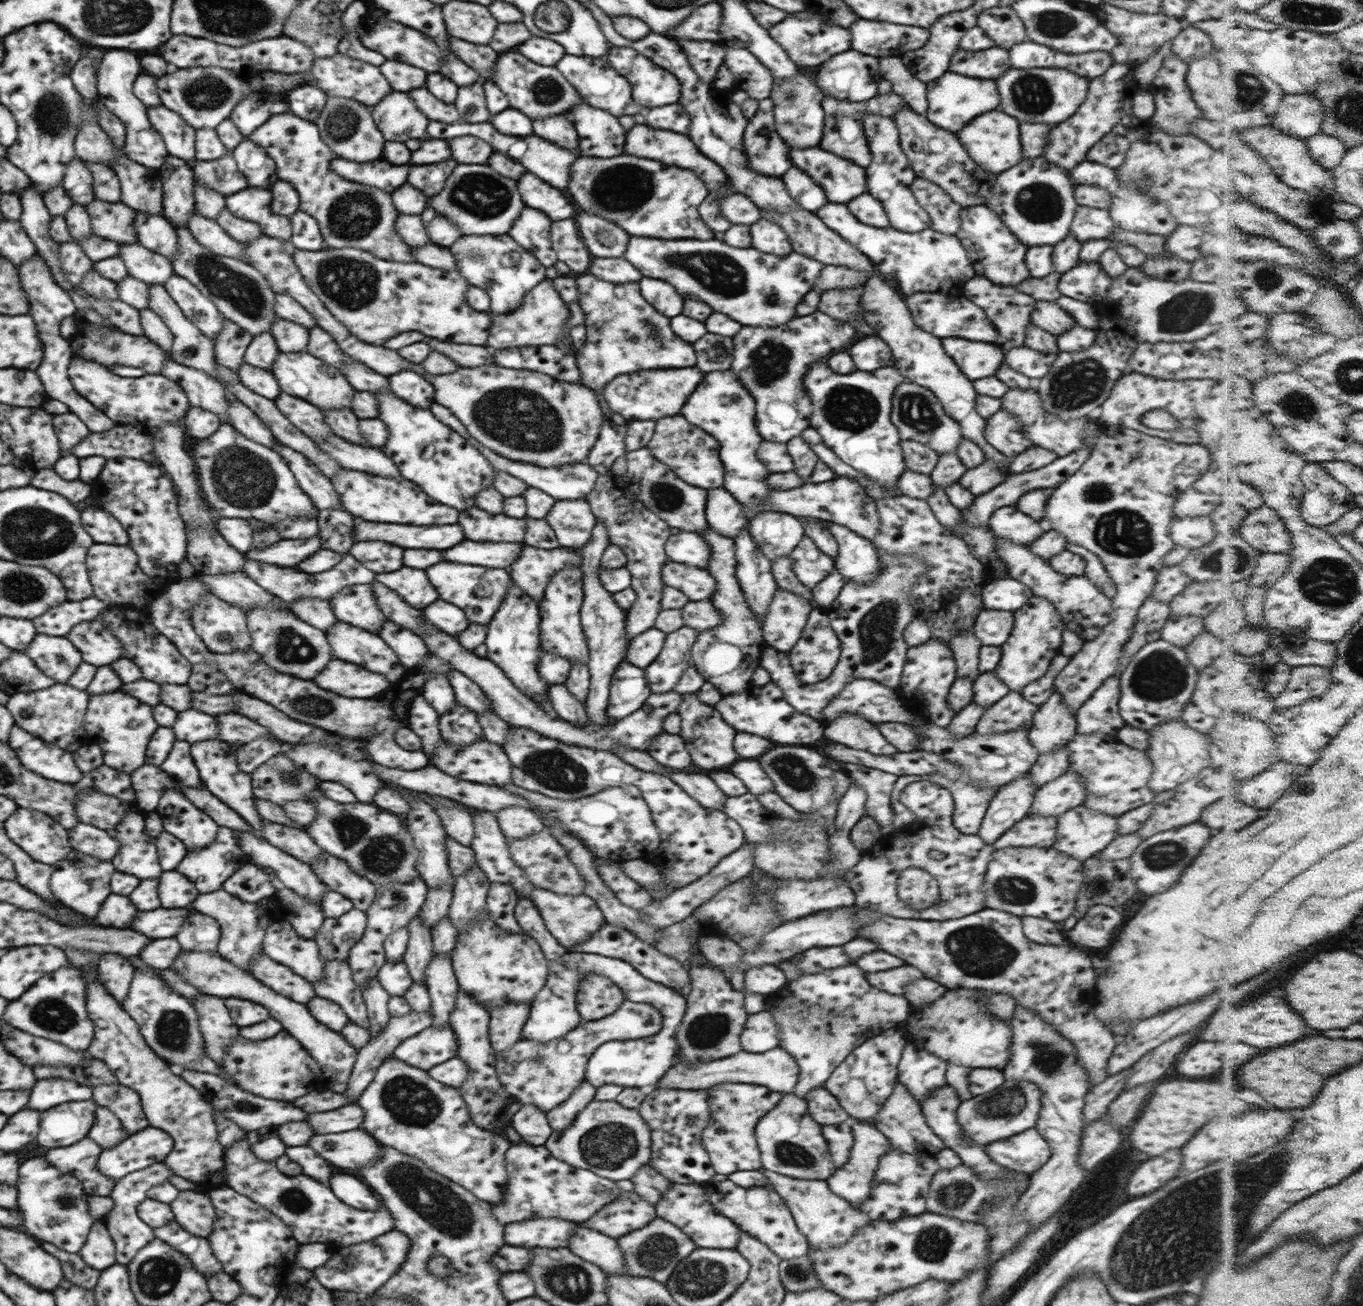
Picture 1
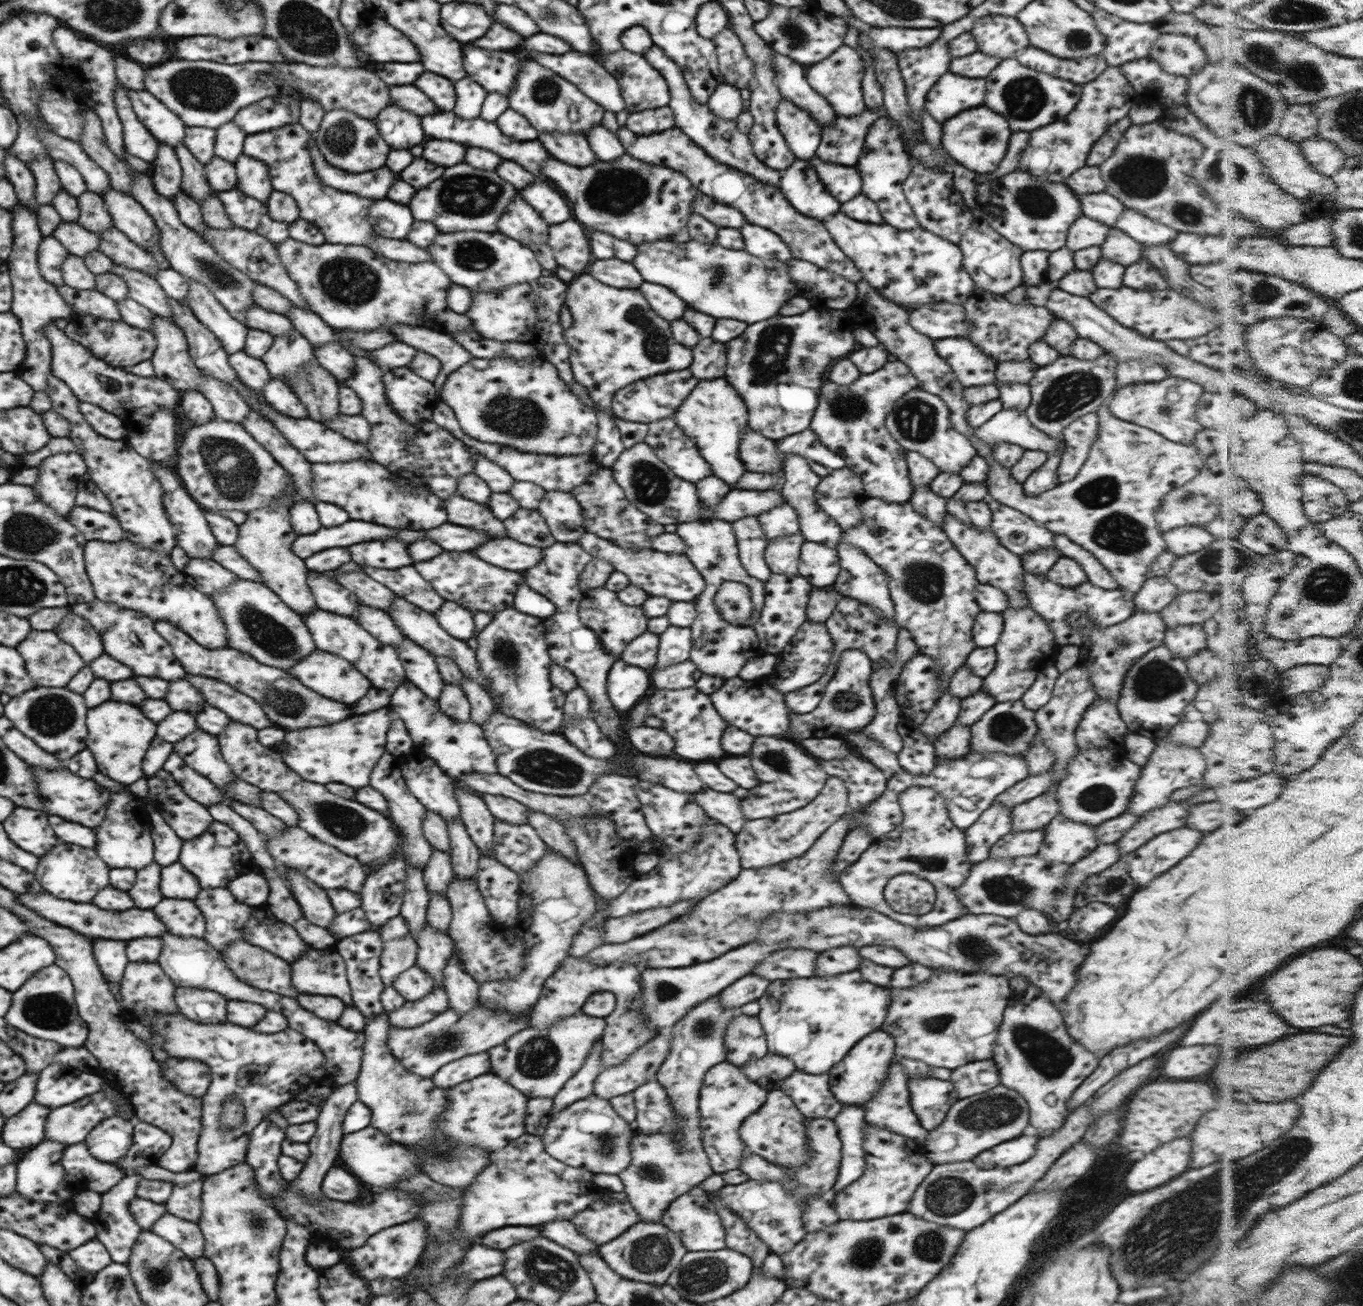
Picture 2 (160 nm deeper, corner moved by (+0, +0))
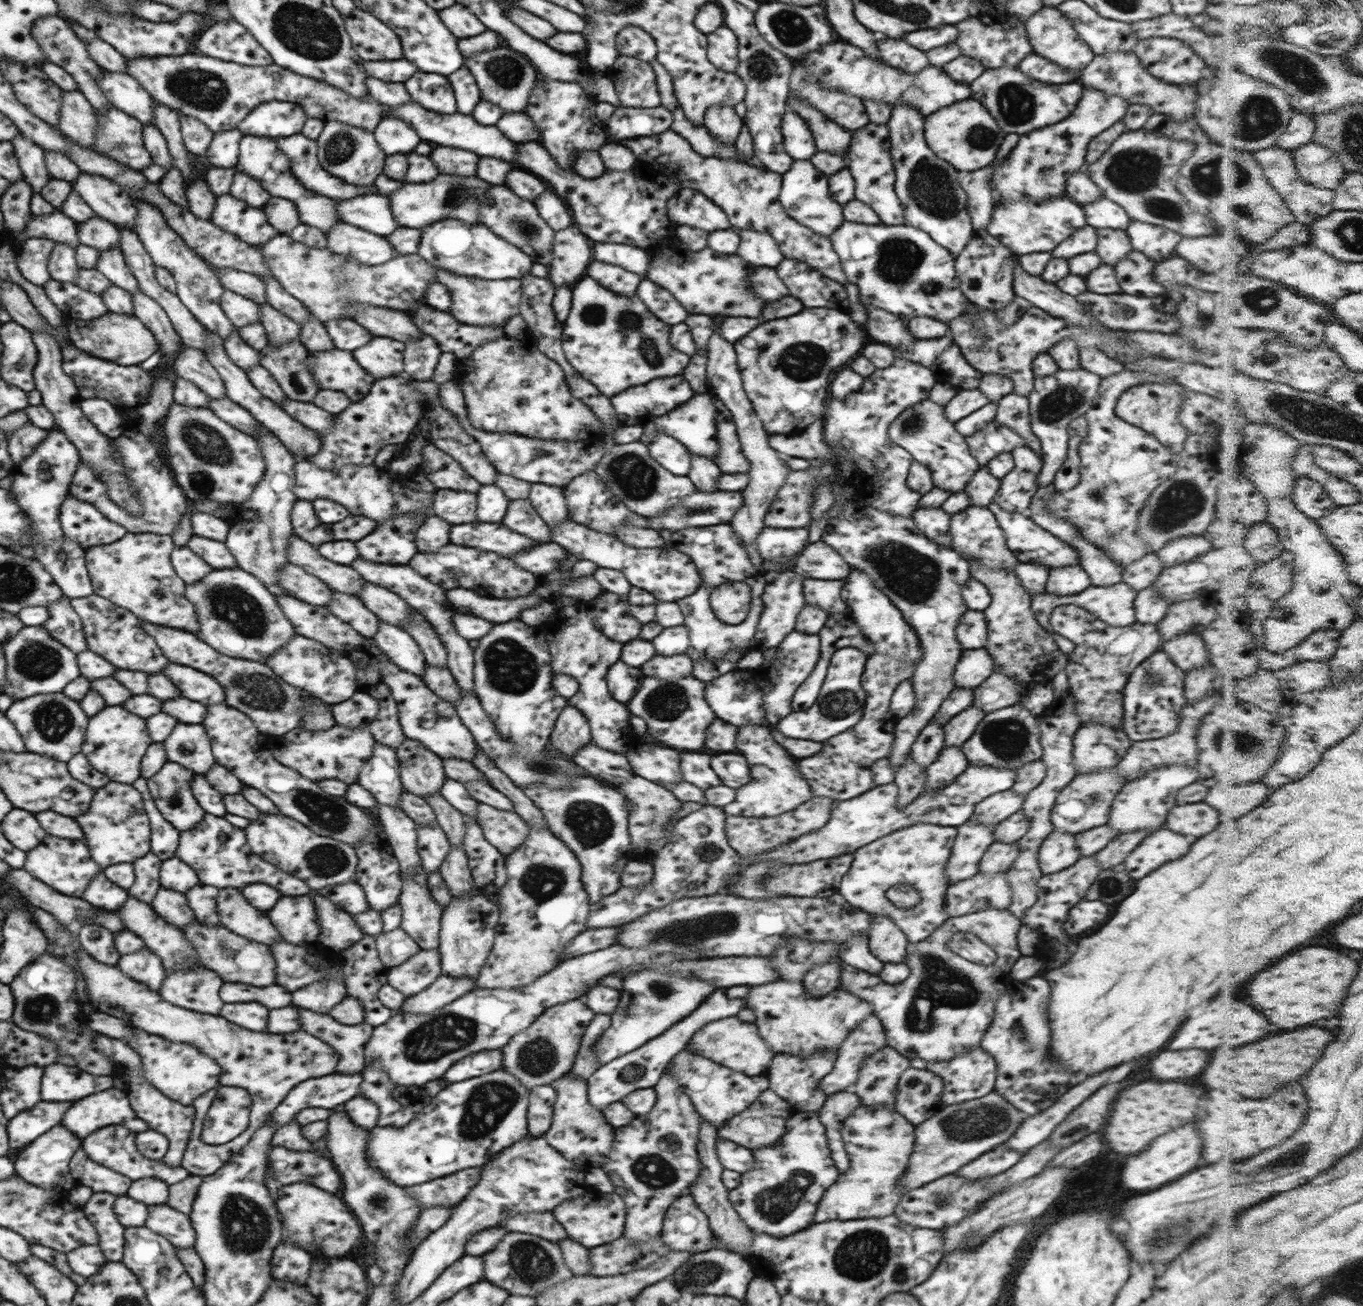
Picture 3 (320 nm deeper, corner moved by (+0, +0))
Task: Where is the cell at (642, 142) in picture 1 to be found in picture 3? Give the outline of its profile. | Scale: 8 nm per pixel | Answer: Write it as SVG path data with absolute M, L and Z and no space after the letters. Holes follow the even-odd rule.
M671 128L655 136L626 139L622 142L638 162L651 166L657 173L672 176L682 184L683 189L701 192L713 204L722 208L734 230L756 230L769 233L779 244L780 252L786 259L799 260L820 270L824 276L846 282L842 274L839 256L836 254L829 237L819 235L806 225L798 223L786 214L780 205L779 192L782 175L767 169L754 168L736 159L714 156L701 156L695 152L688 141Z

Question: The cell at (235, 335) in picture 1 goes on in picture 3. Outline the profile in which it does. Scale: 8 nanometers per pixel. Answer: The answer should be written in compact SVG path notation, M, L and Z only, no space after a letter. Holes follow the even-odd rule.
M134 201L134 207L138 211L136 216L135 233L144 245L145 251L151 256L153 263L157 267L168 270L176 282L176 296L181 303L195 316L195 319L202 323L208 331L221 336L223 340L230 334L238 332L238 327L234 326L227 319L221 307L221 296L225 292L220 282L209 267L209 263L199 257L194 249L191 249L179 237L177 232L169 228L165 218L159 210L152 208L146 202Z

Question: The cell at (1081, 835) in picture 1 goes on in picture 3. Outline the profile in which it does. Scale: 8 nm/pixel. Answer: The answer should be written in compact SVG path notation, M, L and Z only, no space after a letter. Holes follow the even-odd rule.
M1053 830L1039 848L1037 861L1044 875L1060 872L1080 858L1075 834Z

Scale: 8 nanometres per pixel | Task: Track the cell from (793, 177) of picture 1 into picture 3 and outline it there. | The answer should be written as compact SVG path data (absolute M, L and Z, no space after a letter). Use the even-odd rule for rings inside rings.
M793 160L790 170L782 175L781 184L778 201L786 209L786 214L798 223L826 237L830 237L844 223L843 206L831 196L828 177L818 171L810 160Z

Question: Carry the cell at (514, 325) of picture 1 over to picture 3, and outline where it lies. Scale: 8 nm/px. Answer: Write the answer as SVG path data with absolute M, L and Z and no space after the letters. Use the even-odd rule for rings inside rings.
M438 267L435 270L436 281L450 291L449 312L461 323L474 326L494 325L504 328L505 322L520 312L521 280L483 280L472 276L450 274L448 270L440 270Z

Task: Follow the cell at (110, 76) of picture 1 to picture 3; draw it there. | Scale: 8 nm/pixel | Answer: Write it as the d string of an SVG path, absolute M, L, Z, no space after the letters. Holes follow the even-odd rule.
M110 108L105 113L96 113L95 110L95 117L97 120L96 151L98 153L140 172L153 164L150 152L144 147L143 124L139 120L114 108Z

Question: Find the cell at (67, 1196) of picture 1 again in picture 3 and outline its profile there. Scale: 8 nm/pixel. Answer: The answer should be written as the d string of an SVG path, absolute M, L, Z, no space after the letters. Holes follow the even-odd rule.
M58 1124L28 1147L24 1147L24 1150L18 1154L18 1158L14 1160L16 1175L30 1184L45 1188L46 1191L50 1191L51 1195L63 1190L69 1191L75 1185L69 1170L69 1163L81 1145L82 1140L78 1140L76 1134L72 1134L68 1128Z

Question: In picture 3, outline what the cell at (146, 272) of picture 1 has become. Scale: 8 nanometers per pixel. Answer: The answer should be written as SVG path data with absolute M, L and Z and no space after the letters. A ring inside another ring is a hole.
M94 216L82 224L78 223L77 233L79 244L100 252L119 248L120 231L108 220Z

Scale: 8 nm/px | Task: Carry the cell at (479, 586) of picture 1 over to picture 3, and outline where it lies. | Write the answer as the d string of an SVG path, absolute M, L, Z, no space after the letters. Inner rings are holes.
M452 543L430 554L418 552L410 560L410 566L428 580L439 584L444 590L460 587L476 591L485 597L516 598L534 592L537 586L537 575L518 567L508 557Z

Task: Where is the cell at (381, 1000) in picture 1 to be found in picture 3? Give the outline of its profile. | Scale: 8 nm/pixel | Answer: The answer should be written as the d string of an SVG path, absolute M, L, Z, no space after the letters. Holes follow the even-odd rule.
M373 1064L361 1073L363 1081L356 1097L372 1100L378 1106L377 1126L406 1128L432 1102L430 1096L424 1096L422 1087L396 1084L381 1068L373 1068Z

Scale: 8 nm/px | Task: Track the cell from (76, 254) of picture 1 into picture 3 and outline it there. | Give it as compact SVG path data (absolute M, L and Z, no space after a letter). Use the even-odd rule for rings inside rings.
M34 237L26 239L19 247L16 253L17 268L30 283L43 287L52 280L47 264L54 245L54 240Z

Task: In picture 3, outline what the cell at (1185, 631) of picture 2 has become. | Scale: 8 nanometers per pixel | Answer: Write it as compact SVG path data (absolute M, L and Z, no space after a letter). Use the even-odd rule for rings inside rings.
M1200 632L1186 633L1173 637L1172 640L1166 640L1162 651L1185 674L1210 663L1209 652L1205 648Z

